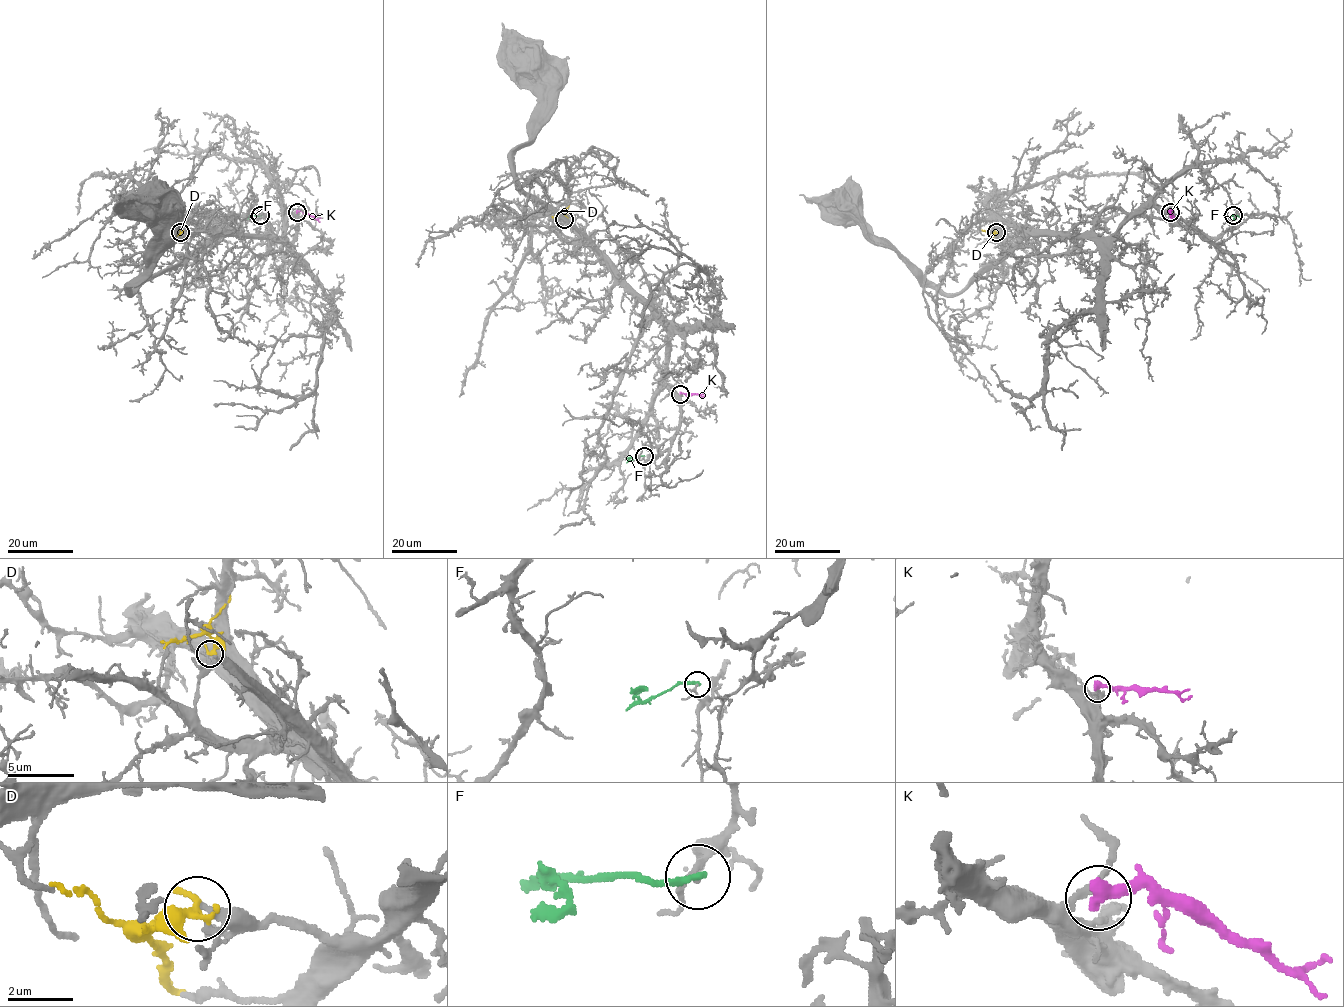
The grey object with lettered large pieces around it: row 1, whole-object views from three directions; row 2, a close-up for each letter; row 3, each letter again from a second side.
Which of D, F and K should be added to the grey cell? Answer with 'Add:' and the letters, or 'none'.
Add: none

